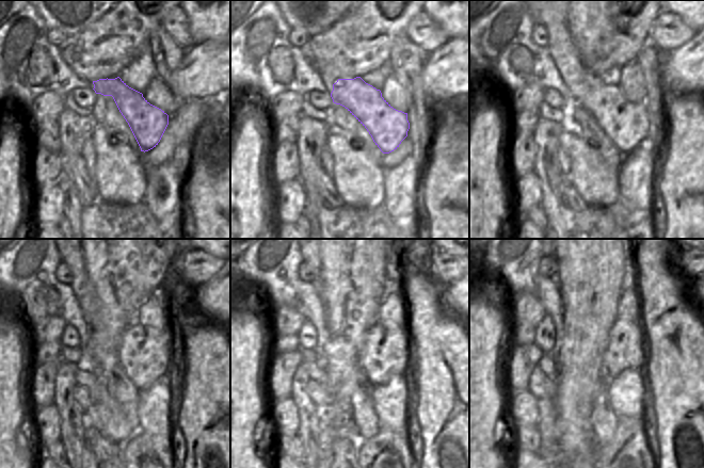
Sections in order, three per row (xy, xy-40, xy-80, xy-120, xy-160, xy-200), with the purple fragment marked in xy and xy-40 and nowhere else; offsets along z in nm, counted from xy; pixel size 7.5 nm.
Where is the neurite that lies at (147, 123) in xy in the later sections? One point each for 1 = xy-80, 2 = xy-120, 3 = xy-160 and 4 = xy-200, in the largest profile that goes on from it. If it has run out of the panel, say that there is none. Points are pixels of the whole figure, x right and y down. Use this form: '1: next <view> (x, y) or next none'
1: next xy-80 (625, 123)
2: next xy-120 (144, 352)
3: next xy-160 (384, 353)
4: next xy-200 (626, 348)

